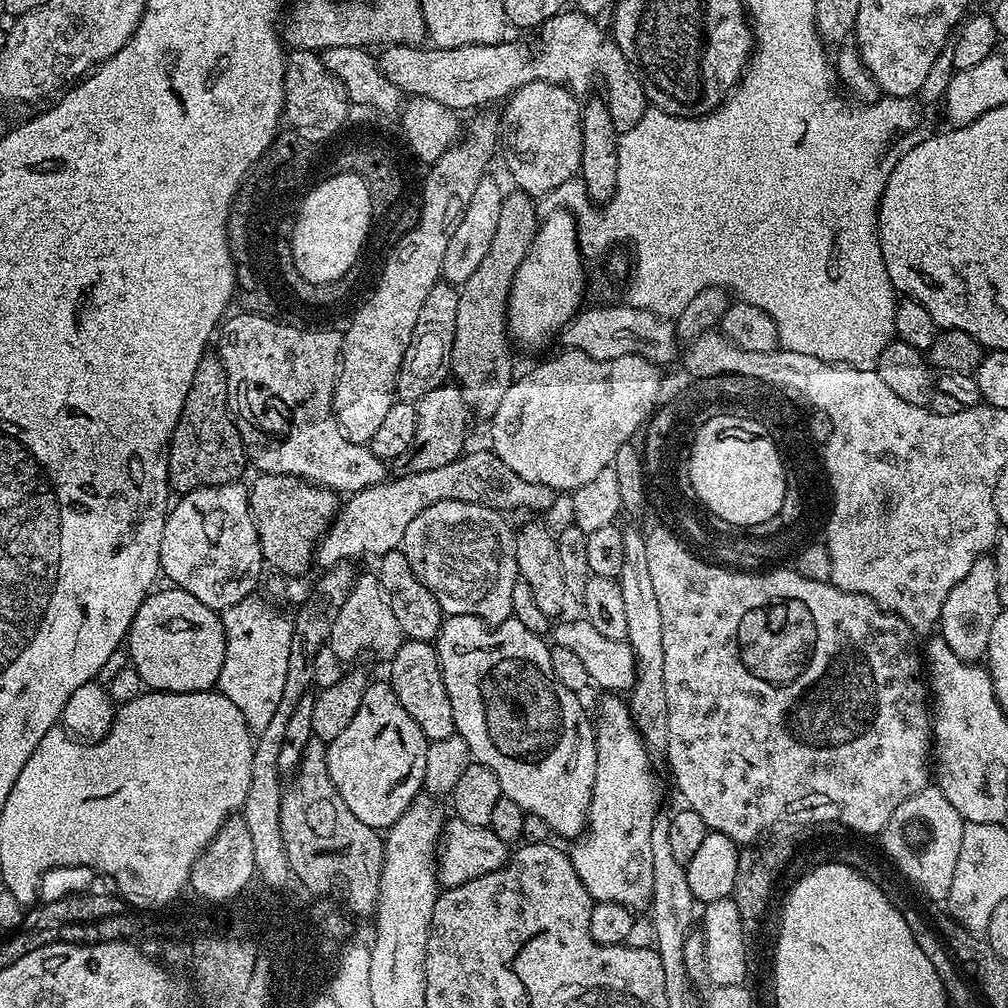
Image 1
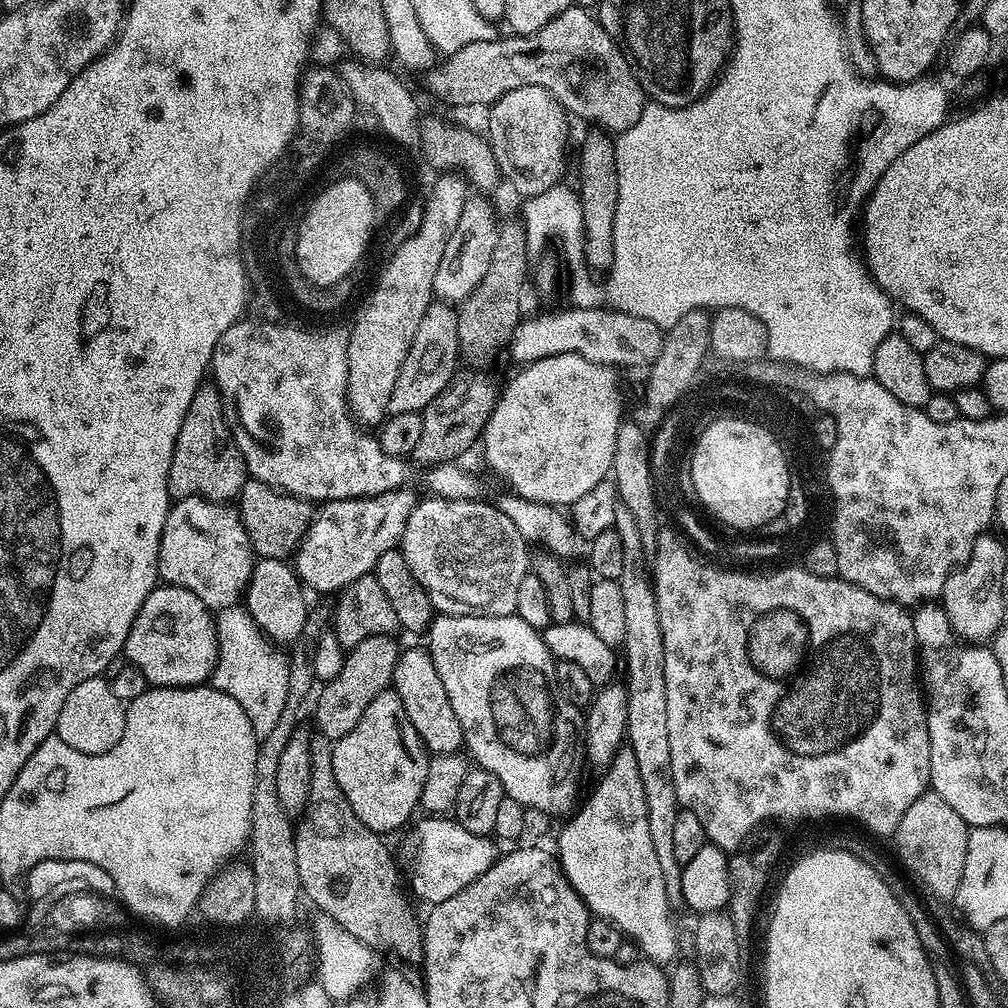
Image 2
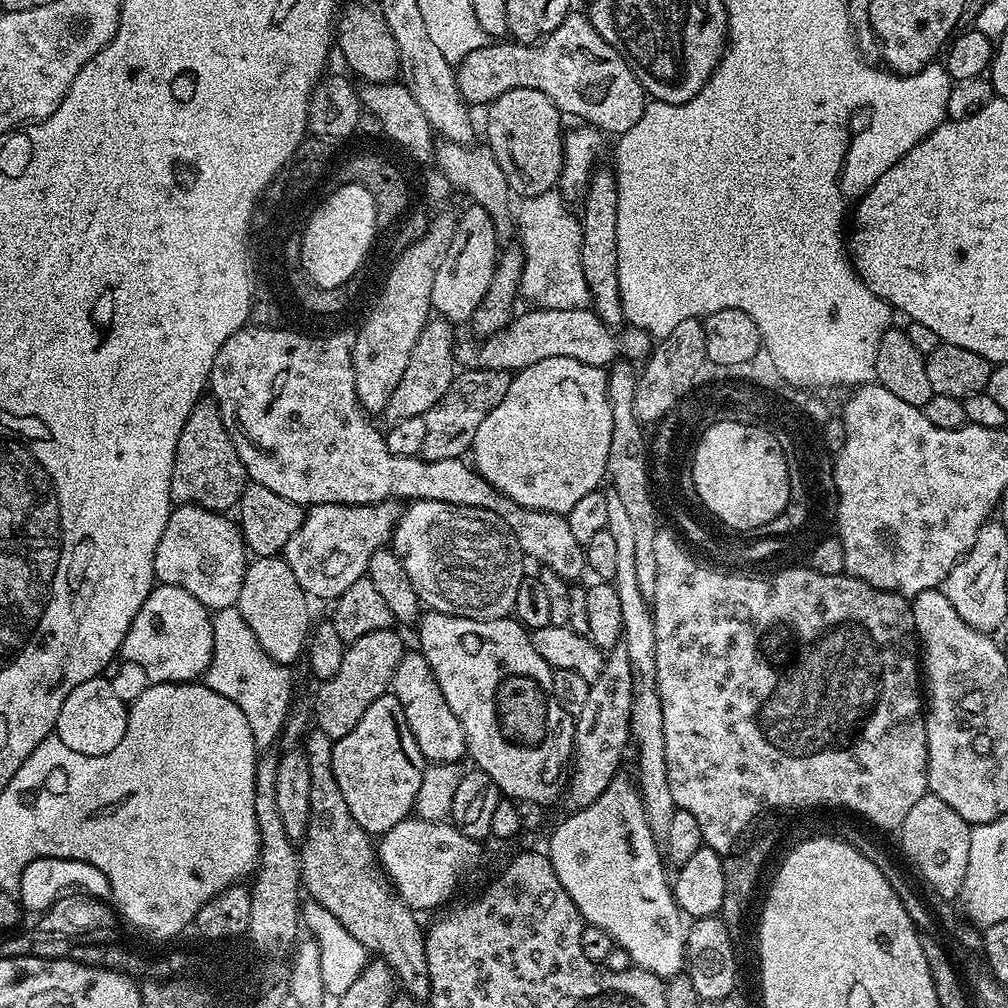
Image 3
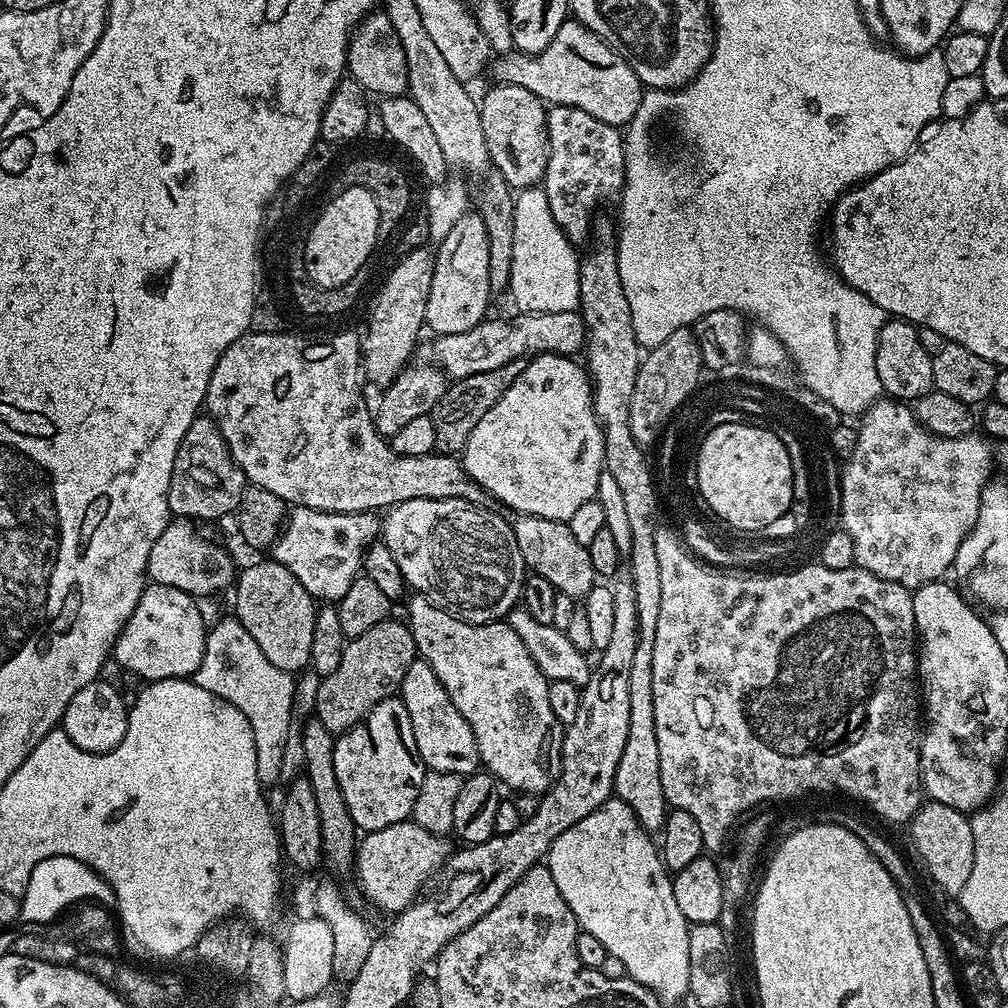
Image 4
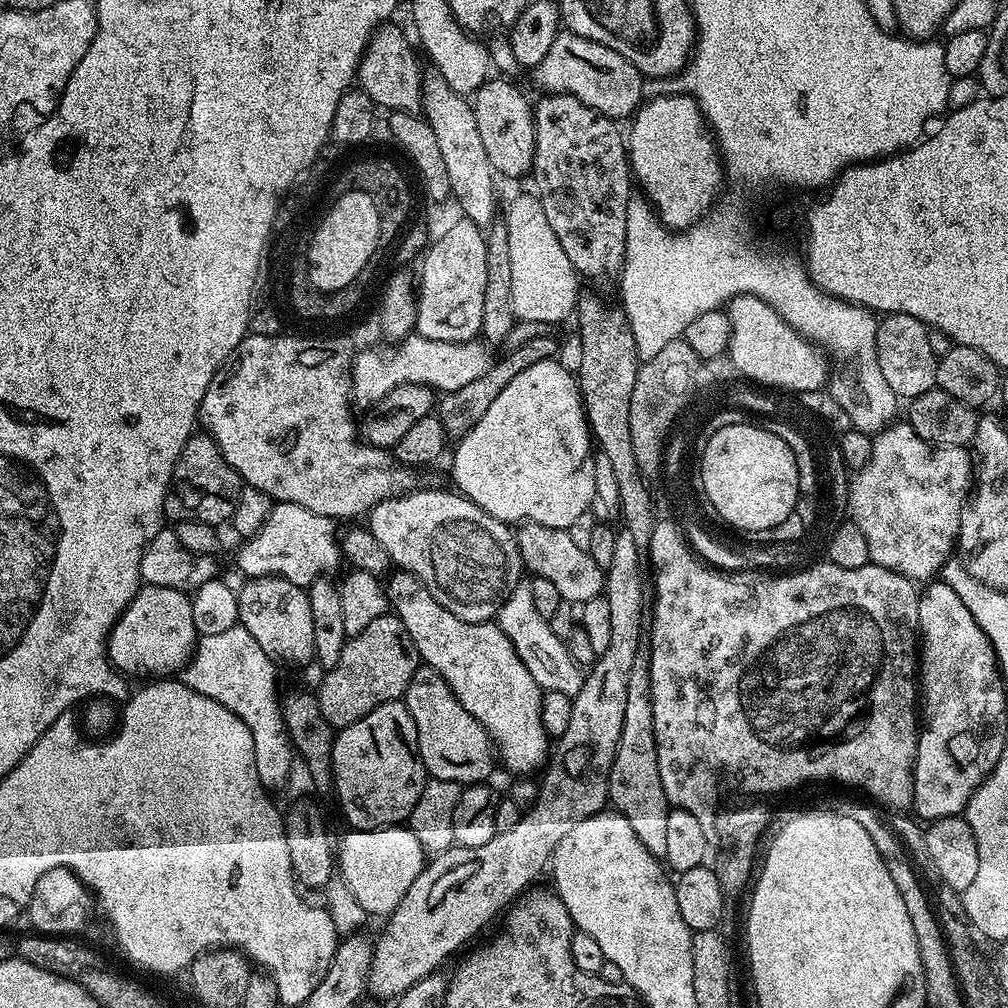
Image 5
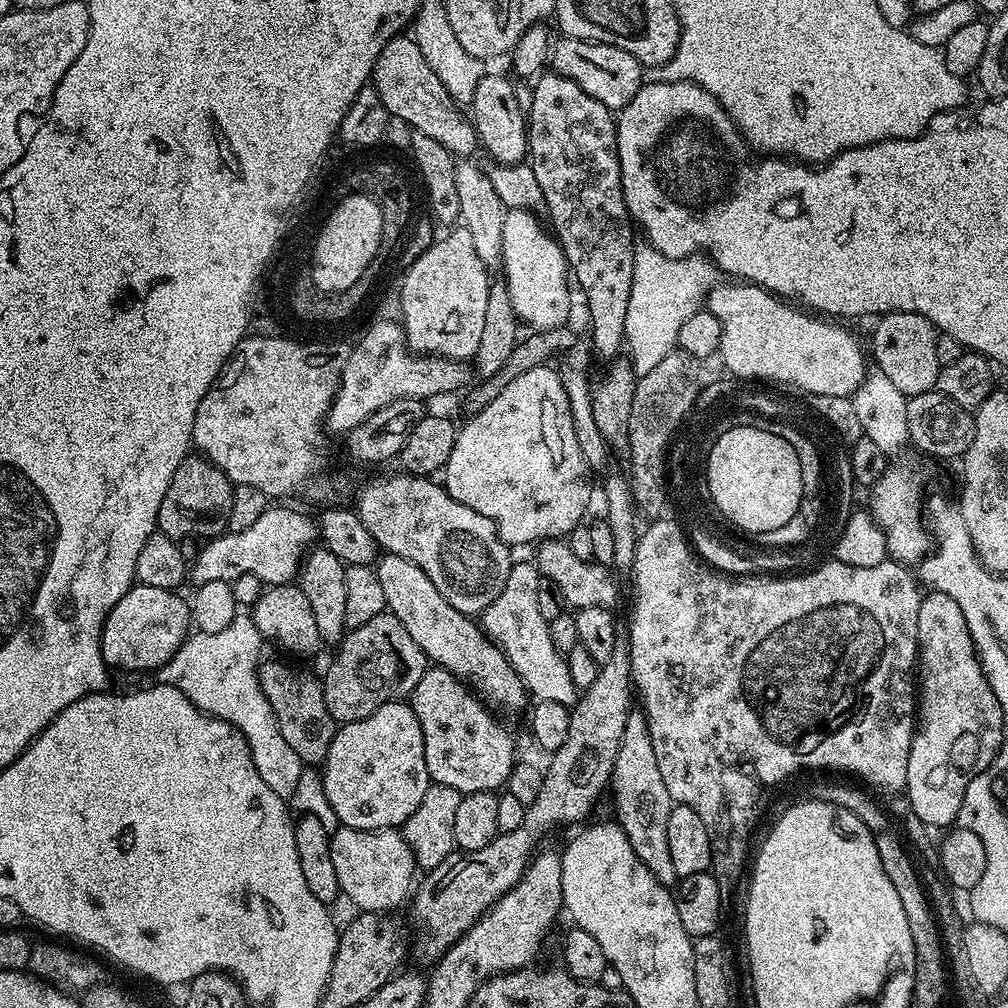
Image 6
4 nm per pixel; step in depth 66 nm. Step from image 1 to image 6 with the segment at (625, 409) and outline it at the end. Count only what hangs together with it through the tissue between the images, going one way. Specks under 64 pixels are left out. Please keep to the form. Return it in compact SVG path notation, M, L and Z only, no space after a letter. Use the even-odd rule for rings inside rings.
M545 366L518 374L490 406L469 420L472 421L465 428L457 431L454 450L450 450L448 464L442 469L442 483L450 498L462 502L462 506L470 506L470 510L482 514L482 518L490 518L496 532L509 546L535 545L541 540L564 538L581 527L583 520L580 519L592 496L592 488L588 485L590 469L586 458L582 458L582 450L578 450L570 402L557 369Z

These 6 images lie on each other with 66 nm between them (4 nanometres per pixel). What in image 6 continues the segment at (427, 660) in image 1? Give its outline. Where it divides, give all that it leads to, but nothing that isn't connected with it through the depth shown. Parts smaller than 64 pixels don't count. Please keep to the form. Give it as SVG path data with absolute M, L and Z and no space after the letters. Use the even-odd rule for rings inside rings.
M430 666L424 671L422 678L418 678L418 686L414 686L410 703L418 718L418 726L422 726L422 742L426 746L426 770L431 783L454 786L454 790L462 794L496 792L507 785L510 770L518 759L512 732L469 685L459 680L450 670Z

